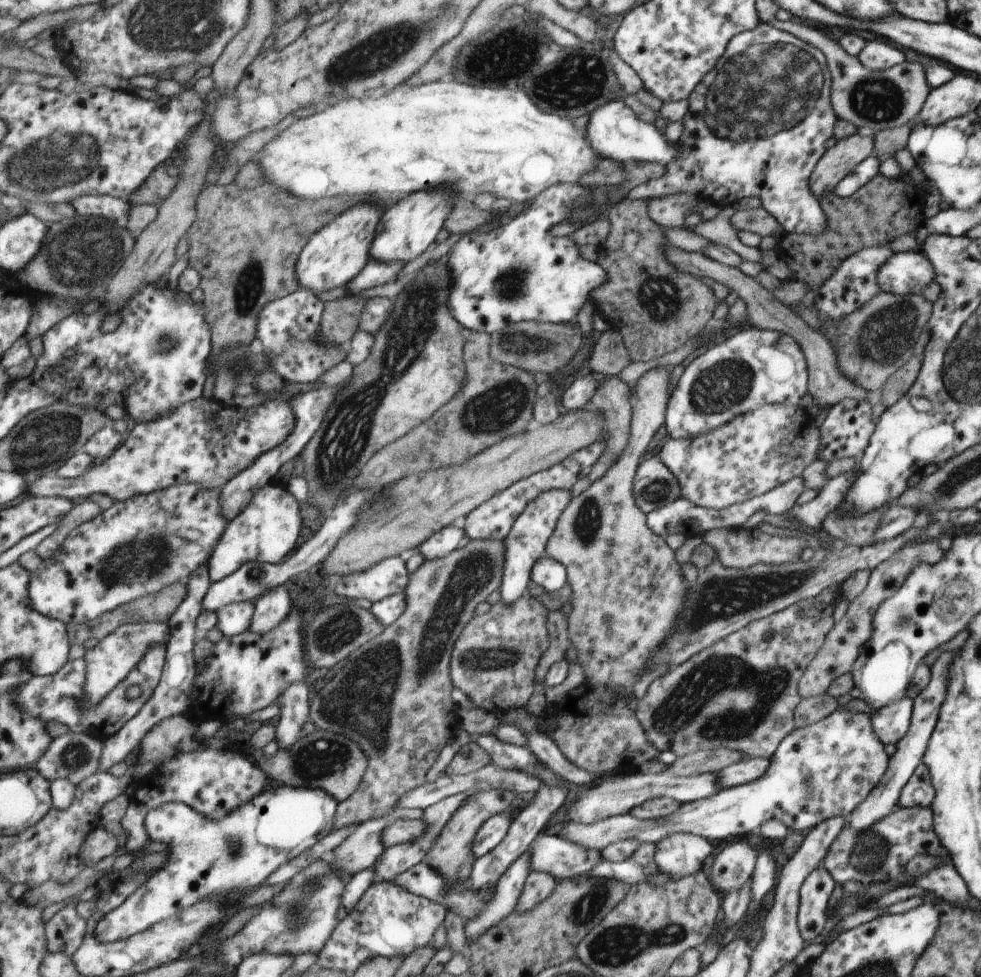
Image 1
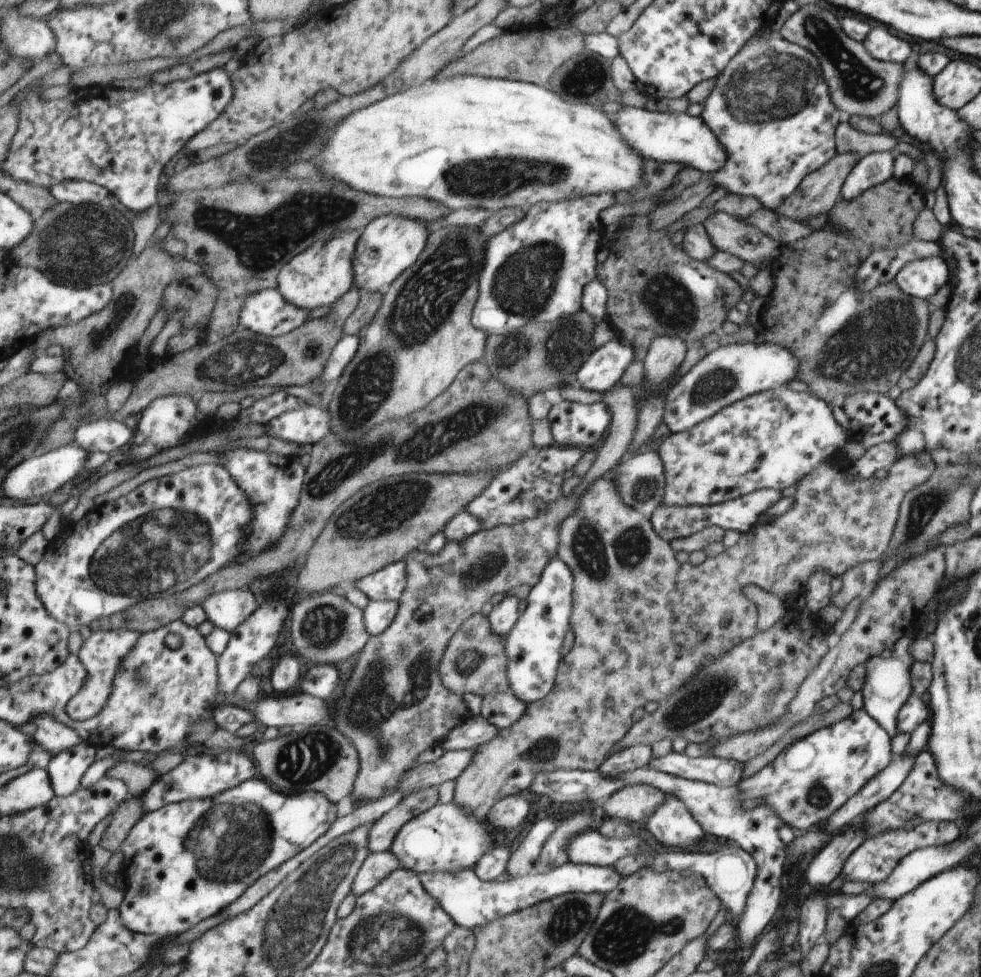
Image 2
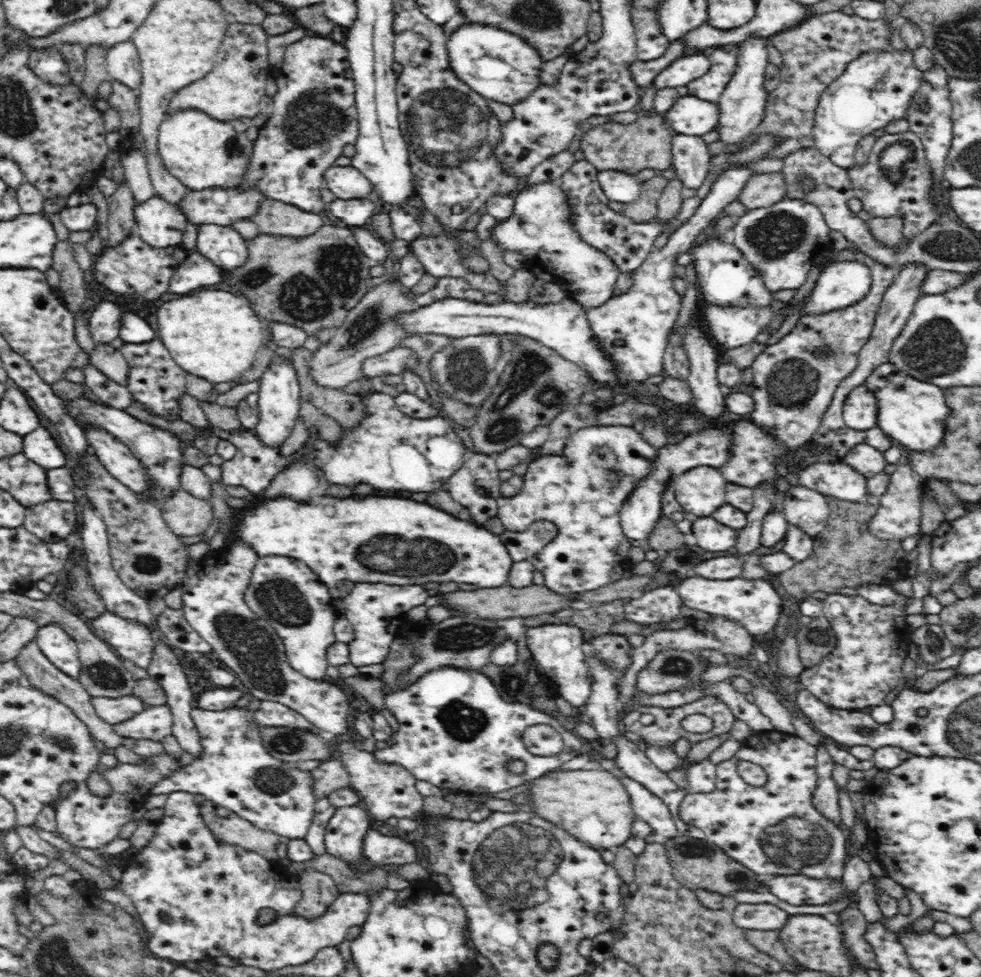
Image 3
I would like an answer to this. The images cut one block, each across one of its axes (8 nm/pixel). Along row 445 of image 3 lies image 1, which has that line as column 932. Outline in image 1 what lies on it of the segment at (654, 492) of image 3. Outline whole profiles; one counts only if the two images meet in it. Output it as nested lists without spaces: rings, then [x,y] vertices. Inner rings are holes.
[[[955,650],[951,652],[943,651],[937,656],[933,664],[929,666],[931,672],[931,680],[929,684],[912,699],[912,718],[909,725],[908,732],[903,738],[897,741],[895,752],[889,757],[887,772],[880,778],[879,784],[872,789],[865,801],[861,802],[852,814],[846,819],[846,822],[853,828],[853,830],[863,830],[877,821],[881,821],[897,807],[901,789],[907,784],[909,777],[915,772],[916,766],[923,761],[925,749],[927,748],[928,738],[932,736],[933,726],[939,720],[939,706],[943,702],[943,694],[945,694],[945,668],[951,662],[956,660]]]

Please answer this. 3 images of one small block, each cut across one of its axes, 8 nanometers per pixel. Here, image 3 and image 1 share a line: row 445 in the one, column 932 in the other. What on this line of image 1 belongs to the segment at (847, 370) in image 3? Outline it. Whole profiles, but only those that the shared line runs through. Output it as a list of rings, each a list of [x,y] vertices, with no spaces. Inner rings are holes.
[[[922,762],[916,766],[915,772],[909,777],[907,784],[901,789],[897,806],[928,808],[935,800],[935,787],[932,785],[931,772]]]

